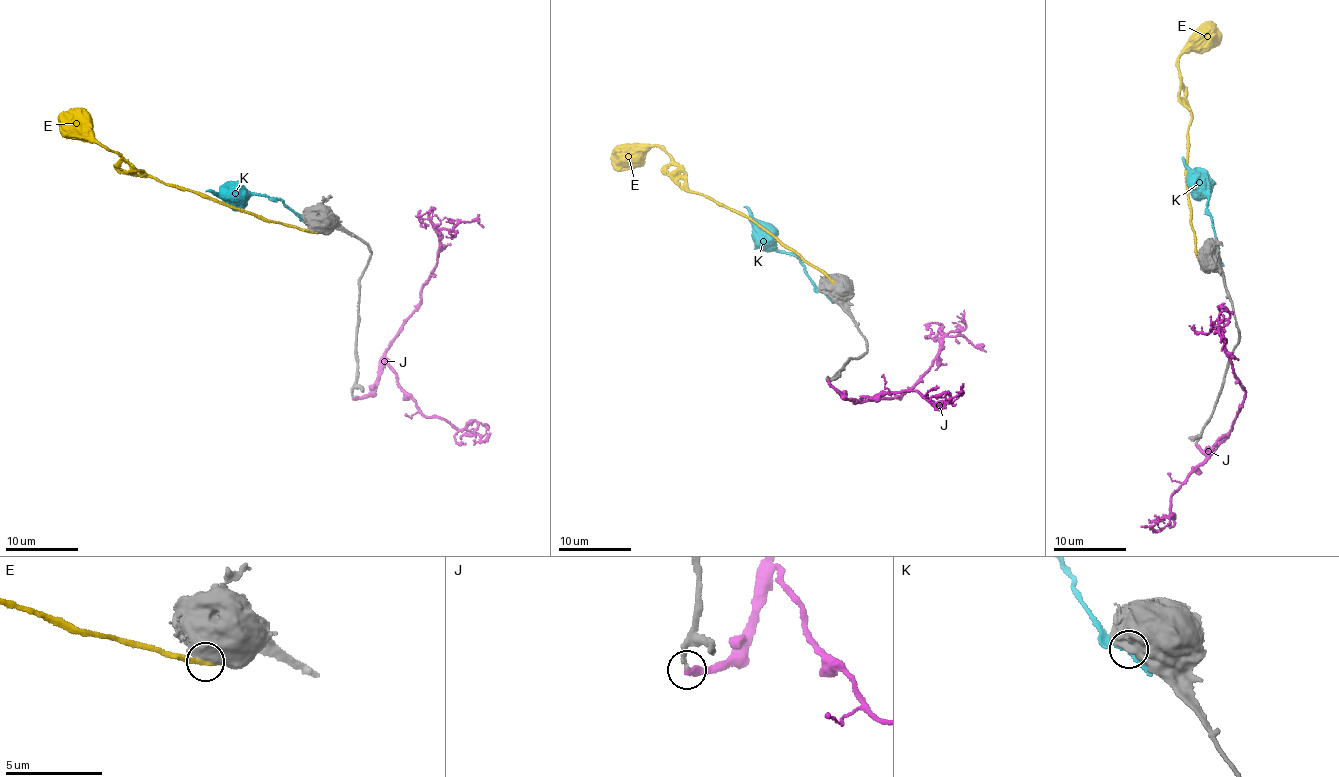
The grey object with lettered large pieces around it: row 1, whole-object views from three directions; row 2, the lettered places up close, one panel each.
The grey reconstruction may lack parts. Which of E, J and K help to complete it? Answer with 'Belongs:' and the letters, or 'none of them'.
Belongs: none of them

